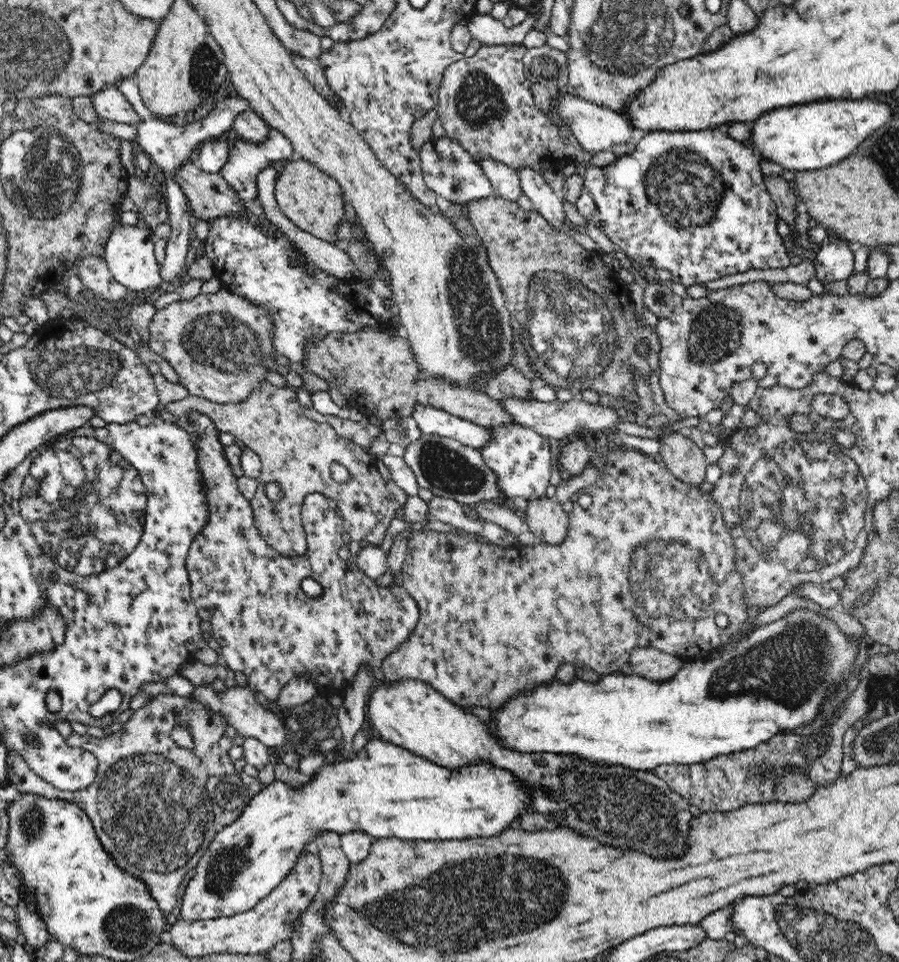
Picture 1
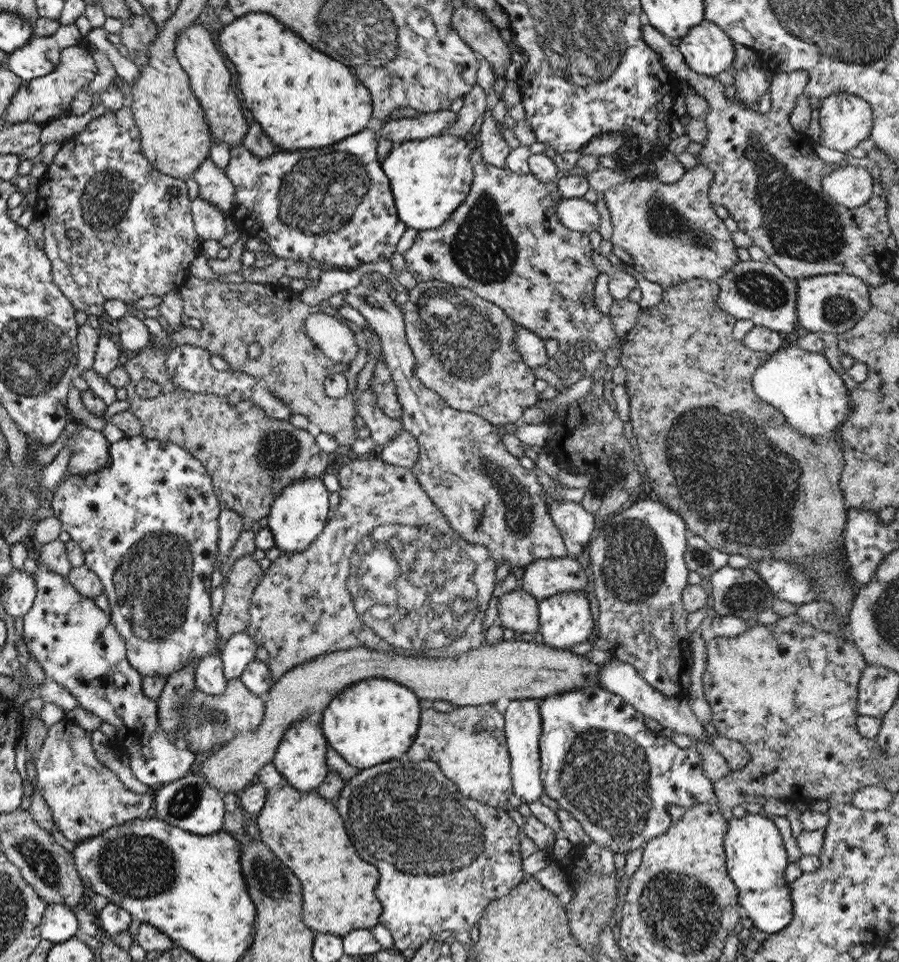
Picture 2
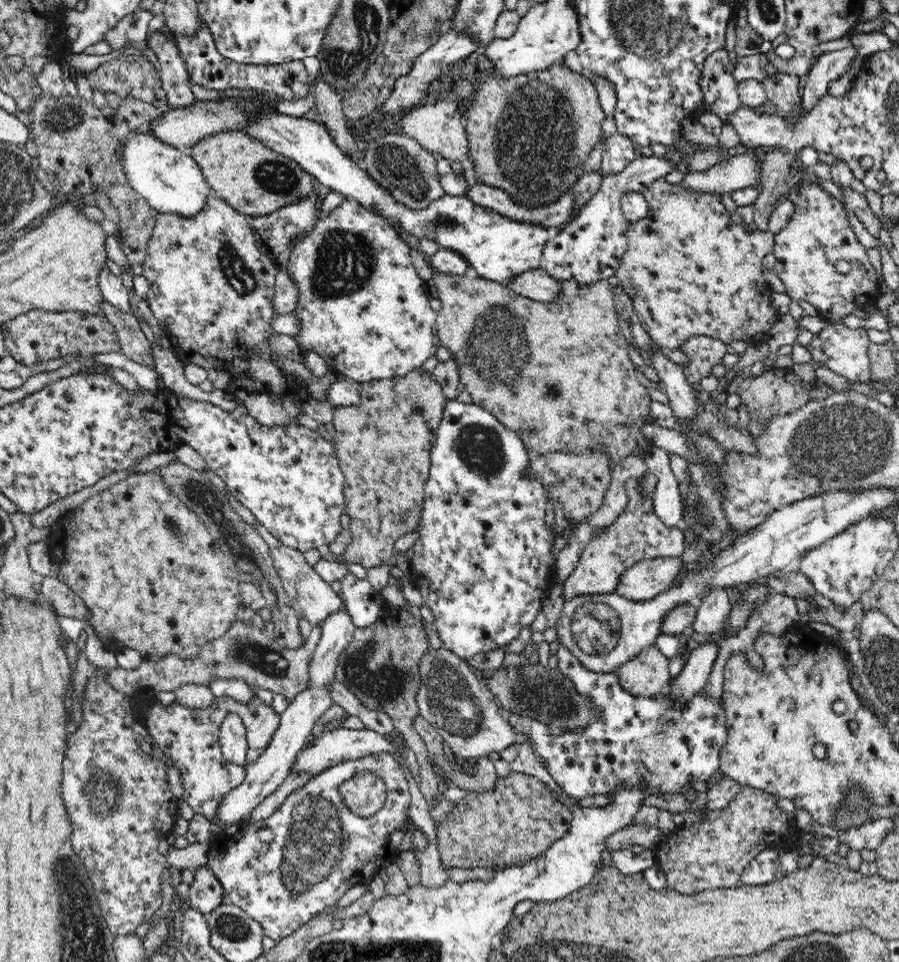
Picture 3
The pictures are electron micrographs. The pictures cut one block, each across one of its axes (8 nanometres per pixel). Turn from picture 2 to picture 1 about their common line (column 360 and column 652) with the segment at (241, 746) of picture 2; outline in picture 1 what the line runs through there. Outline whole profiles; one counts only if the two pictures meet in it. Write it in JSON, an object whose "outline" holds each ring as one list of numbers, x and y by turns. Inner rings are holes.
{"outline":[[635,648,629,654,629,664,633,672,650,681,668,681,684,663,681,657,657,648]]}

